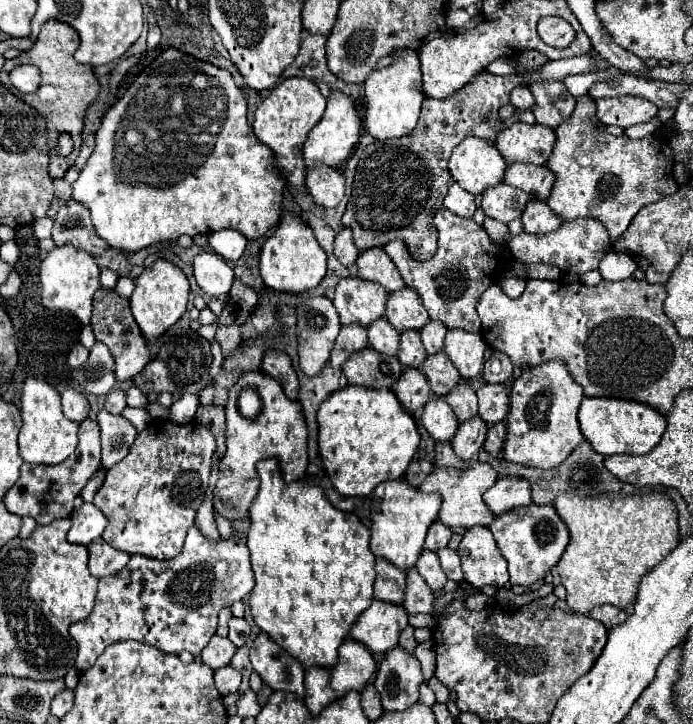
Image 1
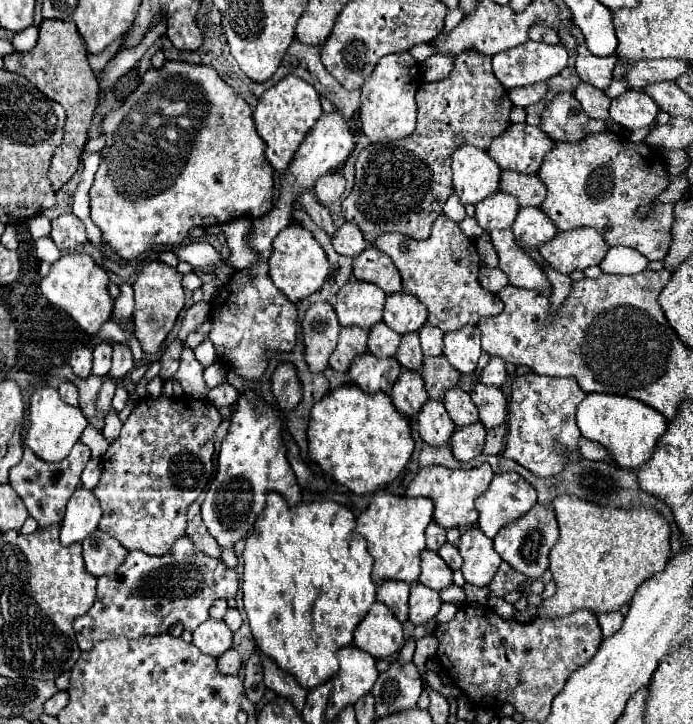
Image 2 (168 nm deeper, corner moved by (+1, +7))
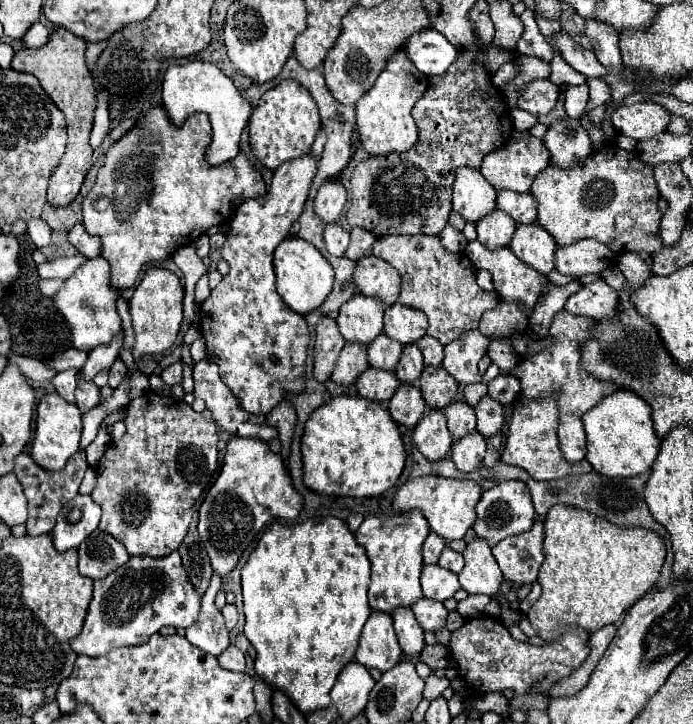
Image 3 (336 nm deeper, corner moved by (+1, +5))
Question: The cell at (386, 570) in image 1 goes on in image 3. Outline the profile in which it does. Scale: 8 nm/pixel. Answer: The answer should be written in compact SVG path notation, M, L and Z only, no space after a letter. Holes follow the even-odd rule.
M409 607L397 609L393 613L393 621L395 621L395 633L397 633L397 639L399 639L403 653L409 655L409 657L419 655L425 647L423 629L417 625L411 609Z

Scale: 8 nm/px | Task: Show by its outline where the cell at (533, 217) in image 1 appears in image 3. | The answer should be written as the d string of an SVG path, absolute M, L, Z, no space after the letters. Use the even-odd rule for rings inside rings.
M517 225L513 241L511 241L511 251L529 267L535 271L547 275L549 271L555 269L555 249L557 243L549 233L537 225Z

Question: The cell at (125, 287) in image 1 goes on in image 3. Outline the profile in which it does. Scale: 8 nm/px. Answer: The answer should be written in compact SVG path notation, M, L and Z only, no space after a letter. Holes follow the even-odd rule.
M115 337L111 341L111 345L101 345L97 349L93 349L89 353L89 359L87 363L81 367L81 377L85 381L91 381L101 369L109 369L113 365L113 361L117 359L117 353L121 349L121 343L123 343L123 337Z

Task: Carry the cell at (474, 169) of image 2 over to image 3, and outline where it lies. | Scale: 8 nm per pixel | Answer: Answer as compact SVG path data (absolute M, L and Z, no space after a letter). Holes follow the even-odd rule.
M459 167L453 183L453 211L459 213L467 223L481 221L487 213L495 209L497 191L479 169Z

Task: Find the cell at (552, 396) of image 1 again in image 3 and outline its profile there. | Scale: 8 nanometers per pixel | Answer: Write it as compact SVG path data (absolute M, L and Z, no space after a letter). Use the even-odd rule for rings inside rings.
M553 397L517 403L501 461L525 469L537 481L551 481L551 479L561 479L565 475L583 473L579 465L569 465L563 459L563 453L559 449L559 439L557 439L557 425L559 425L559 411Z

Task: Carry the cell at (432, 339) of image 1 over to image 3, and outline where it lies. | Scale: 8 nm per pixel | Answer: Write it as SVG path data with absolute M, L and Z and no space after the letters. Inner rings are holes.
M425 335L417 343L417 347L421 349L421 353L425 357L425 365L431 365L431 367L439 367L441 365L441 361L443 361L443 345L437 339Z

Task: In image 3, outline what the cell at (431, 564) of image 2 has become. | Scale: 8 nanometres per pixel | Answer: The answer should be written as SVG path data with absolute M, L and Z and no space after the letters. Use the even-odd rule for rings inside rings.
M439 565L423 567L421 587L423 587L423 595L427 599L435 599L435 601L447 601L461 589L457 575Z

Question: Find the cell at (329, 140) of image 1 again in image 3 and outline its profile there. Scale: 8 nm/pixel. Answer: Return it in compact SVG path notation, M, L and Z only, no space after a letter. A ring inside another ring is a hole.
M303 155L289 163L283 163L273 179L265 197L249 199L239 205L227 241L221 247L223 259L229 263L229 273L223 281L211 291L209 299L201 305L201 333L207 339L207 357L219 367L223 383L239 399L241 409L253 415L267 415L285 395L301 395L305 391L305 359L309 345L309 329L303 315L295 313L281 301L275 291L275 273L273 273L273 251L275 247L289 237L291 225L299 219L305 199L309 195L309 185L317 171L317 159Z

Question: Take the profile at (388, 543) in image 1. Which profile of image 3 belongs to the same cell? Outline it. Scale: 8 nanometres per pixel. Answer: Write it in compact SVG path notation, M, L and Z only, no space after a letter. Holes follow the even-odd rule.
M419 511L409 513L387 513L365 517L355 533L357 543L365 549L371 563L371 585L369 585L369 607L373 611L393 613L399 607L411 607L423 597L419 575L423 569L421 547L429 527Z

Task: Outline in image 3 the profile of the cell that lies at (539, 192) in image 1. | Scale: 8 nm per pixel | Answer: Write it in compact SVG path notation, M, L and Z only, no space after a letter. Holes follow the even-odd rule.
M501 189L497 191L497 209L507 213L519 225L533 223L537 217L535 199L531 193L513 193Z

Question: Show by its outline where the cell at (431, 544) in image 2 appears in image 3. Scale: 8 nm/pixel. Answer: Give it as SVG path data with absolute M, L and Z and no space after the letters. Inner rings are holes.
M429 533L429 537L425 539L423 543L423 563L431 565L431 563L437 563L439 561L439 555L441 551L445 549L445 541L437 535L437 533Z

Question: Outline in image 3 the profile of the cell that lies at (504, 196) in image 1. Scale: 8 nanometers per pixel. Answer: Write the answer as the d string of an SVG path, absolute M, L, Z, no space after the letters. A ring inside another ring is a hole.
M493 209L475 227L477 227L477 241L487 249L497 249L497 247L507 247L511 243L515 221L509 215L501 213L499 209Z

